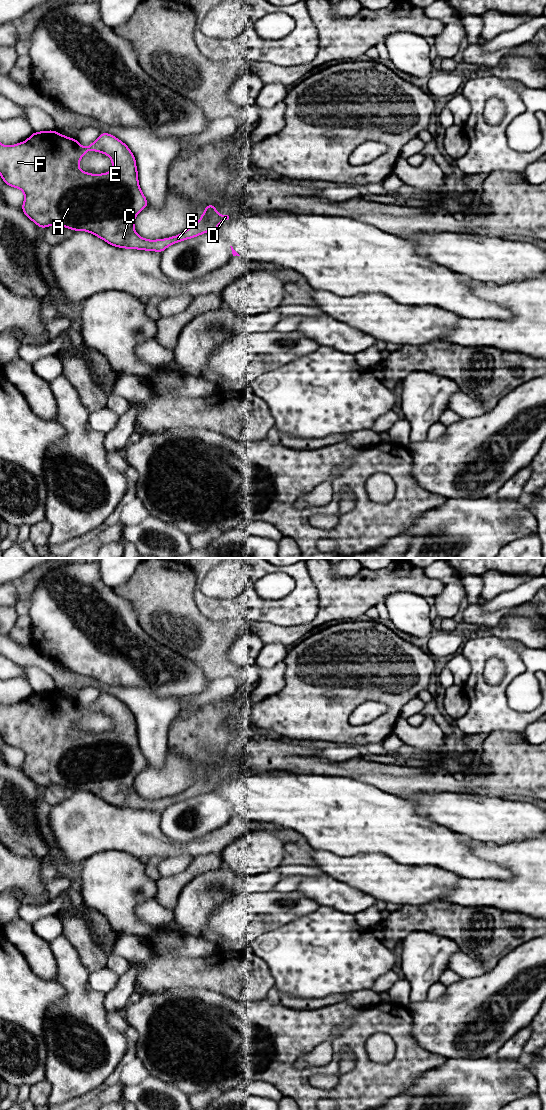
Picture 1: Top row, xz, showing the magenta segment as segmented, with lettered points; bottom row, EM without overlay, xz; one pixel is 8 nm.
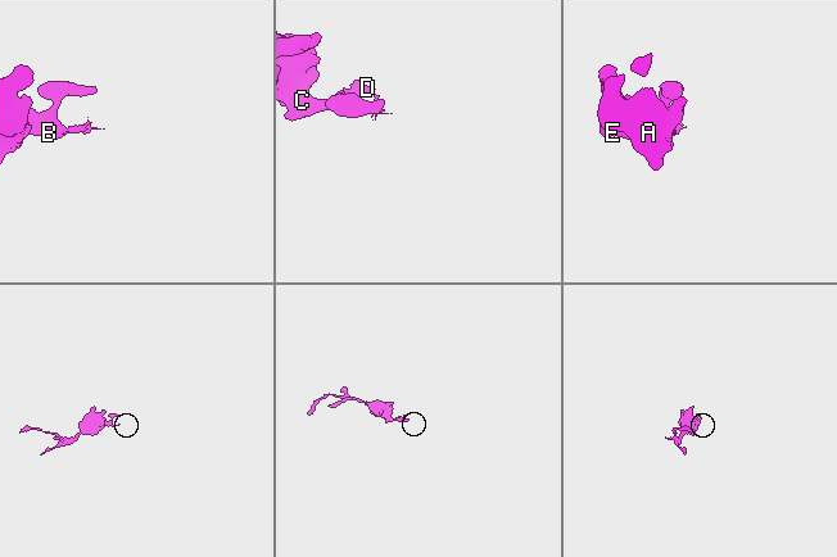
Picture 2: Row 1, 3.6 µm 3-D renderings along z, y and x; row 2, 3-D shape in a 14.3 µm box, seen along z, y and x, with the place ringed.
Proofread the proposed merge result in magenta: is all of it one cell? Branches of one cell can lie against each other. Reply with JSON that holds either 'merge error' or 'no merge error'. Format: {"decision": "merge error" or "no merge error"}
{"decision": "no merge error"}

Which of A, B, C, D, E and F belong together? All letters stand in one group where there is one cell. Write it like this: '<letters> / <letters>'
A B C D E F

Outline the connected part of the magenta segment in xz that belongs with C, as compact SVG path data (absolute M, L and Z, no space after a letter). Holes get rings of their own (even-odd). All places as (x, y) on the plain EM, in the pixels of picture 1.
M55 690L34 692L26 701L12 706L5 706L0 703L0 735L5 744L19 748L24 752L25 759L22 771L40 788L59 785L73 791L87 791L110 805L120 808L162 813L168 806L174 803L194 798L204 794L206 791L215 791L222 781L229 779L228 775L218 774L215 765L209 764L206 766L201 779L177 796L159 800L147 800L140 797L135 792L134 780L136 775L148 766L148 762L138 743L135 717L125 703L113 695L104 692L101 692L99 698L88 707L82 707L77 699L61 695ZM89 710L101 712L109 716L112 720L113 728L105 734L89 734L80 730L78 723Z

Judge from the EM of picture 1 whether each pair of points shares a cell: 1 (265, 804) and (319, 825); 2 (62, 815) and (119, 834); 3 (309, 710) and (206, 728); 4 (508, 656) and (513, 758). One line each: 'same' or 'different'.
1: same
2: same
3: different
4: different

